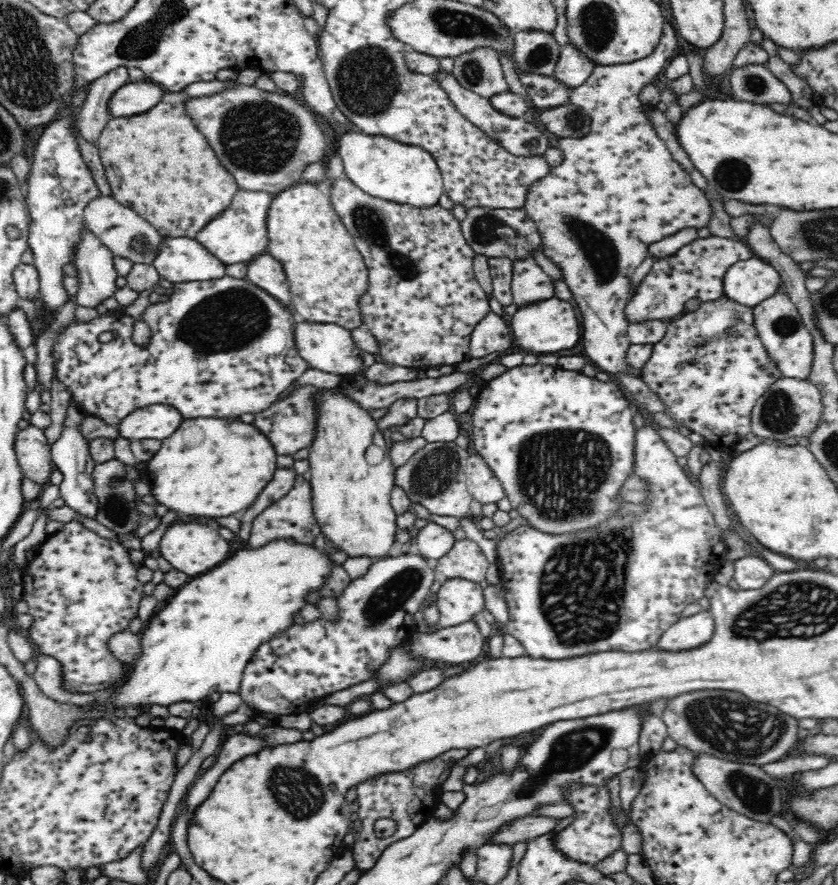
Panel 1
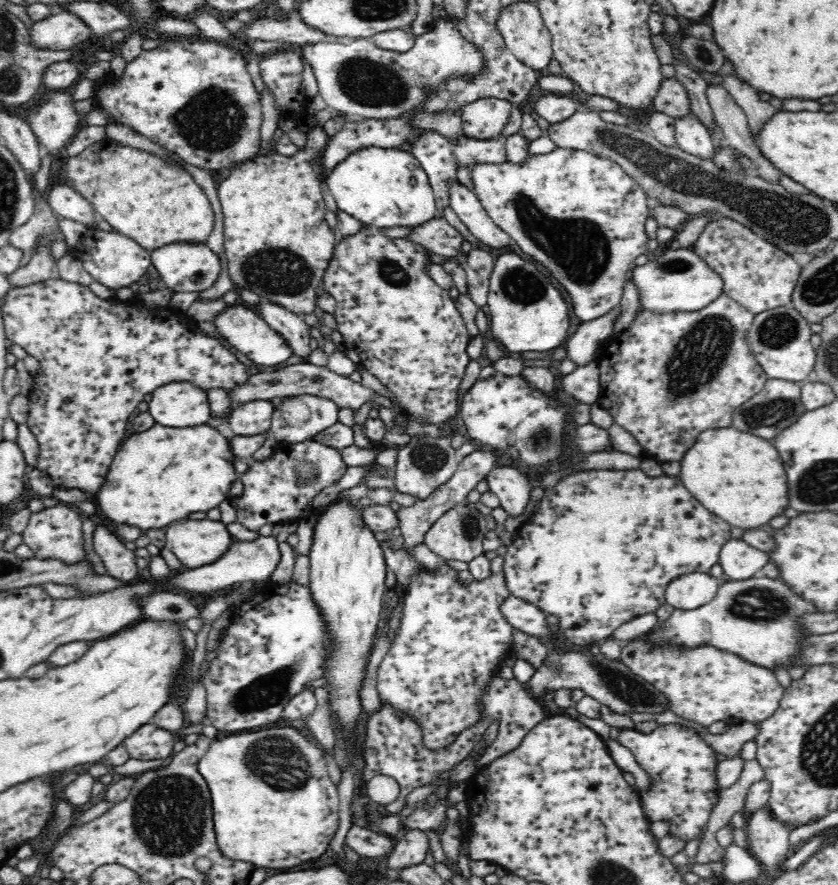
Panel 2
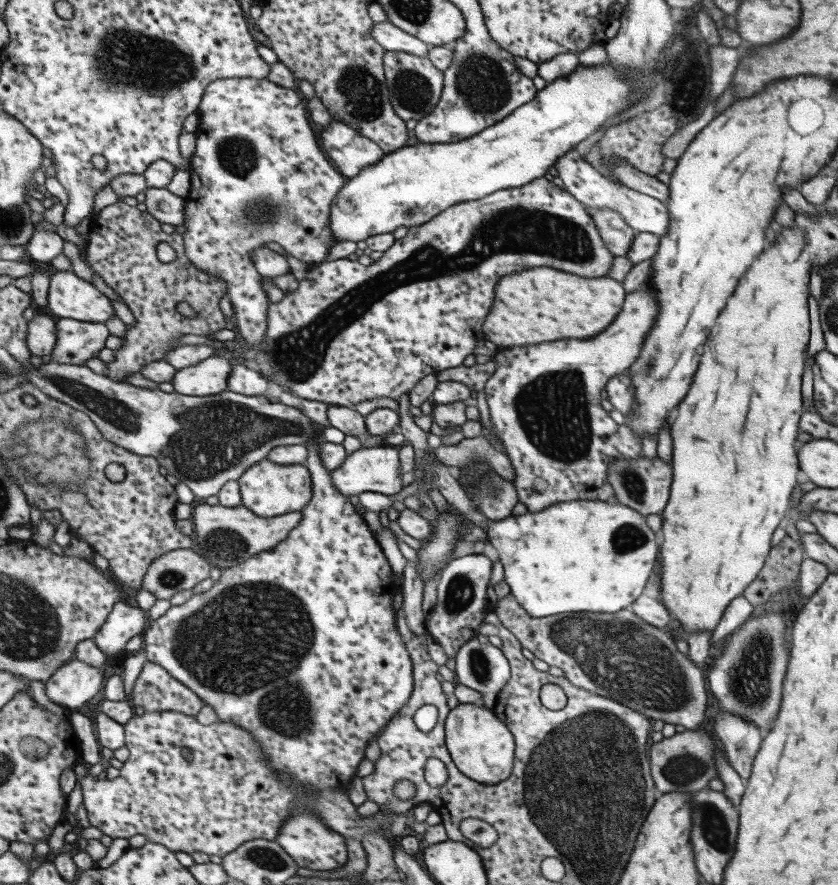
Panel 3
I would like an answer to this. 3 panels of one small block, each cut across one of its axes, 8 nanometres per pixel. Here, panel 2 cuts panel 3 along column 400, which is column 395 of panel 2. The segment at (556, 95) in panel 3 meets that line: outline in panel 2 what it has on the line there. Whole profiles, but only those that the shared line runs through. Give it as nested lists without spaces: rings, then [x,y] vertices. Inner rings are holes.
[[[369,146],[350,152],[330,174],[327,174],[330,194],[337,202],[337,208],[352,214],[361,224],[378,228],[393,226],[414,226],[428,222],[436,217],[436,201],[432,185],[419,160],[410,152],[399,148],[378,148]]]

